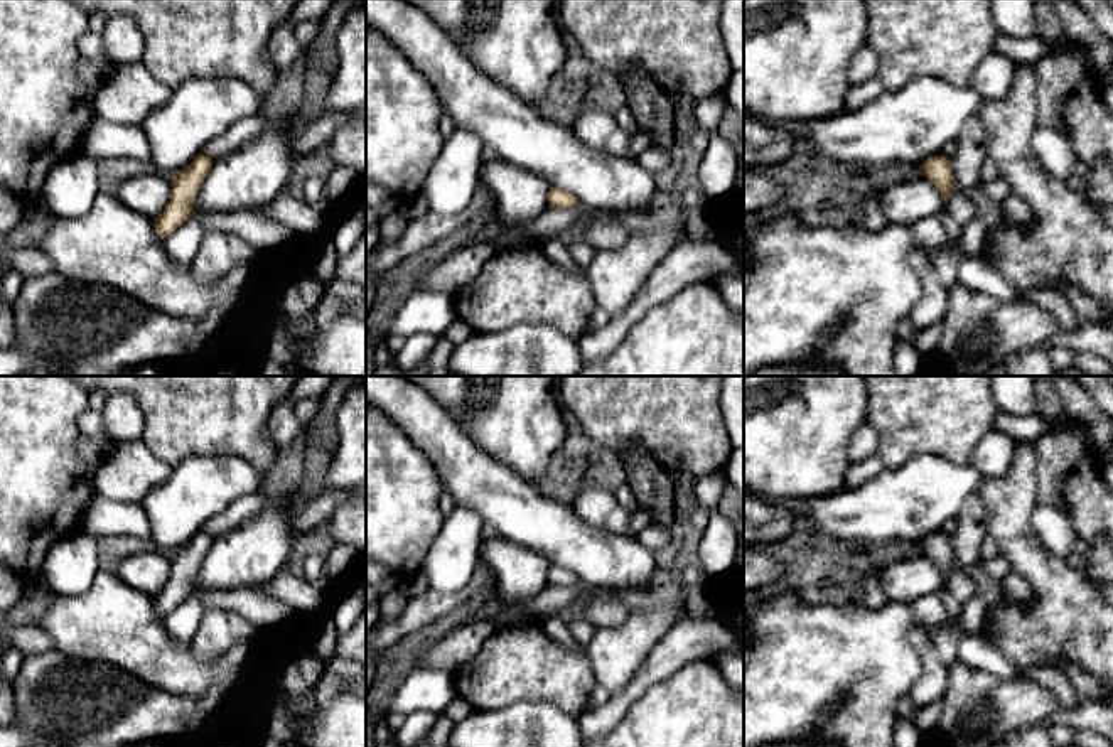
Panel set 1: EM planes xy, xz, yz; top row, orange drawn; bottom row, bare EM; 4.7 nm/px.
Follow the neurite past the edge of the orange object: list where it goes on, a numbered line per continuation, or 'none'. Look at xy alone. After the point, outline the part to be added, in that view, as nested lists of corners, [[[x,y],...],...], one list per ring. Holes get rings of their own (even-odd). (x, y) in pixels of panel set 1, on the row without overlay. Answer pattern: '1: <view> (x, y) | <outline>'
none

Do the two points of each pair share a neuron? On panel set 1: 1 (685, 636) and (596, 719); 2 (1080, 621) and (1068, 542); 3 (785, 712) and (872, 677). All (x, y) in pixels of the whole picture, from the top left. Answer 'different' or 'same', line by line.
1: same
2: different
3: same

